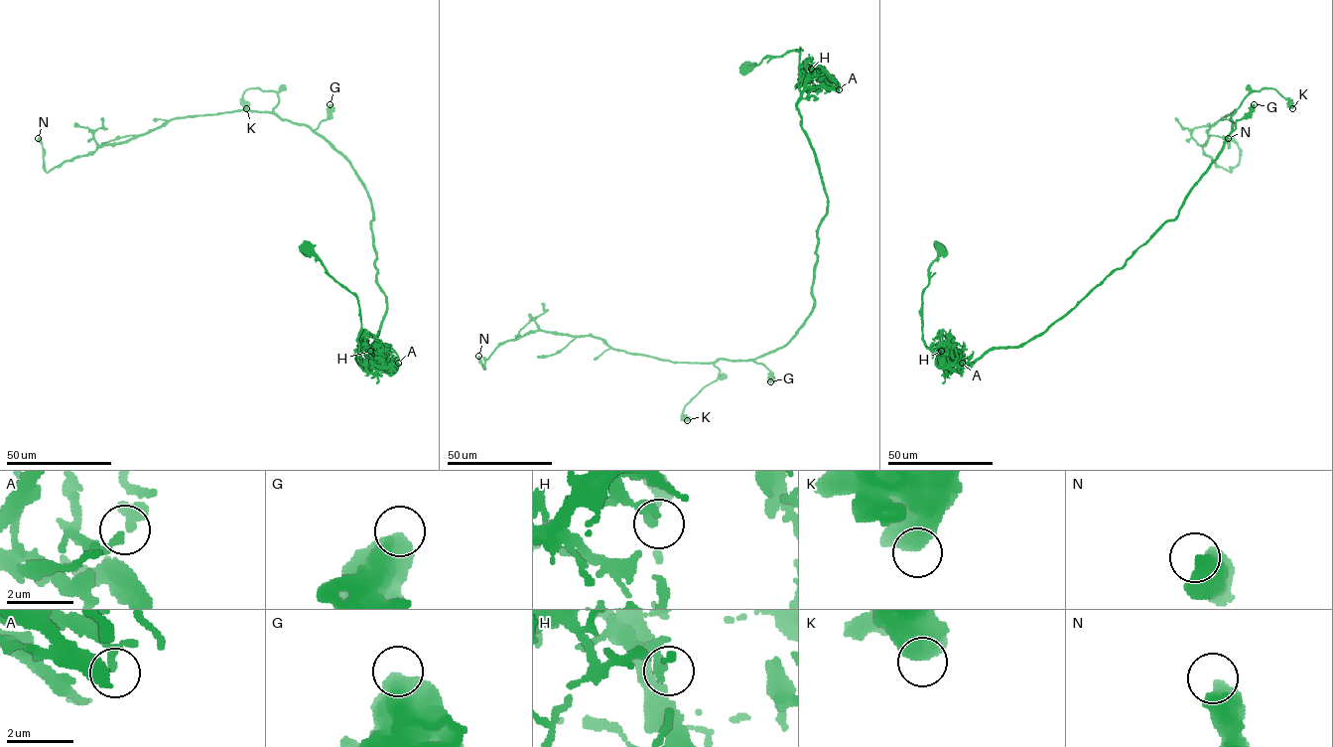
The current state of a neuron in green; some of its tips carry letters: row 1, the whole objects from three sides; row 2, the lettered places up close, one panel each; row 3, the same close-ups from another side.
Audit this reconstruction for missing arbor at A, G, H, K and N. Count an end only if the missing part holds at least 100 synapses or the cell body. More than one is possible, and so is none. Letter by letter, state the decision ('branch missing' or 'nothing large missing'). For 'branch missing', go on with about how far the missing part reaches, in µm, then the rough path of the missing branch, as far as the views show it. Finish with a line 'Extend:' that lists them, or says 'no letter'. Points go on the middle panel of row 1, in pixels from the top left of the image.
A: nothing large missing
G: nothing large missing
H: nothing large missing
K: nothing large missing
N: nothing large missing
Extend: no letter

